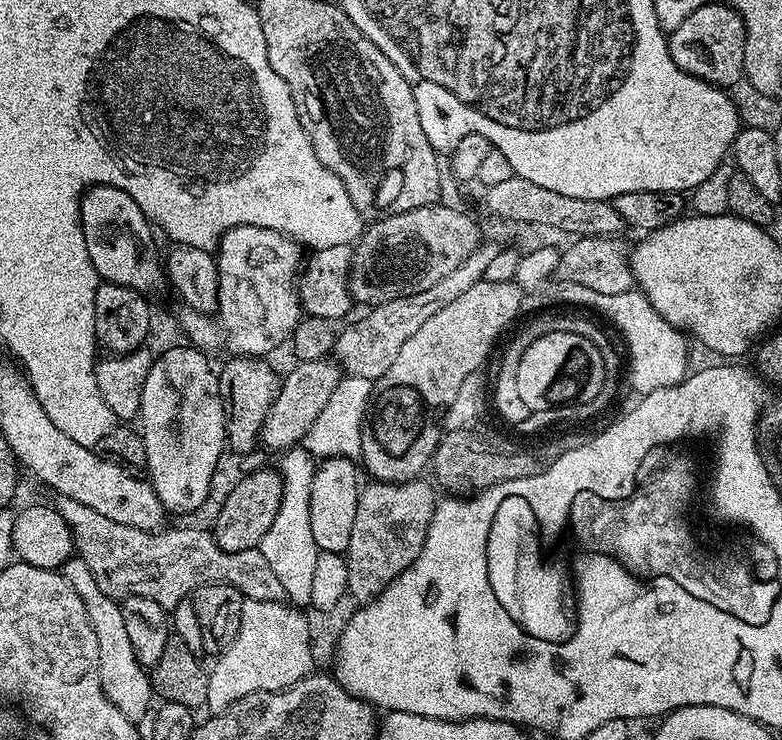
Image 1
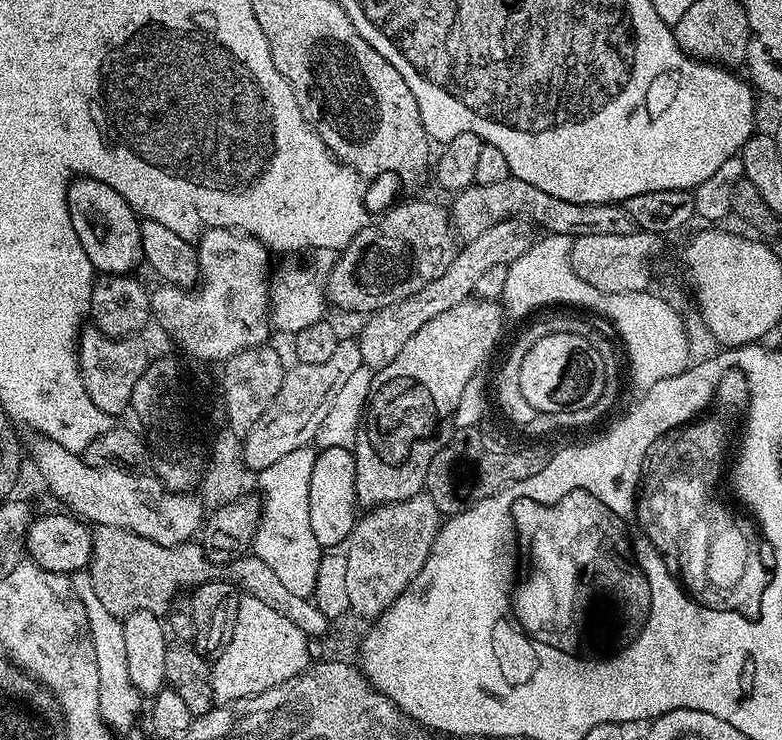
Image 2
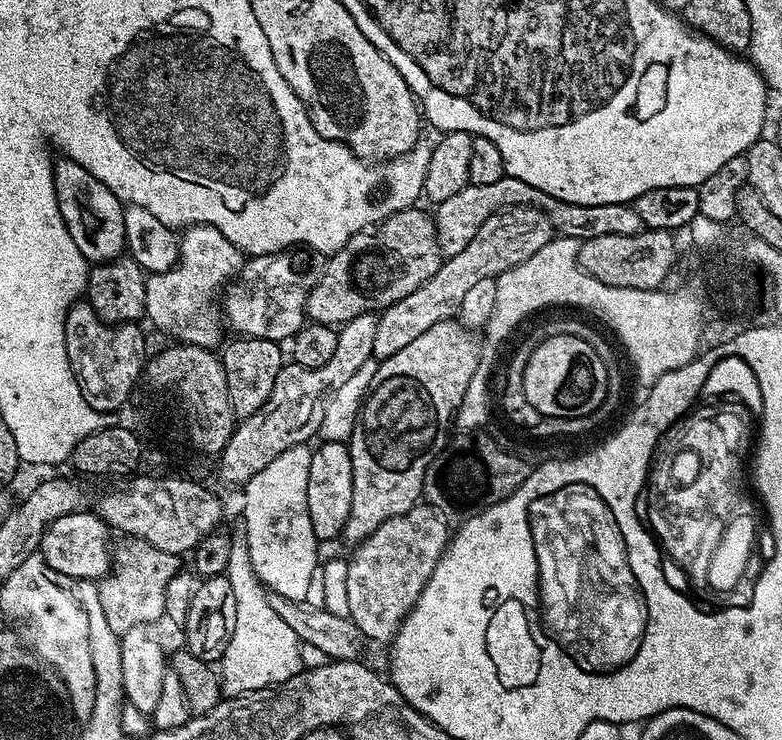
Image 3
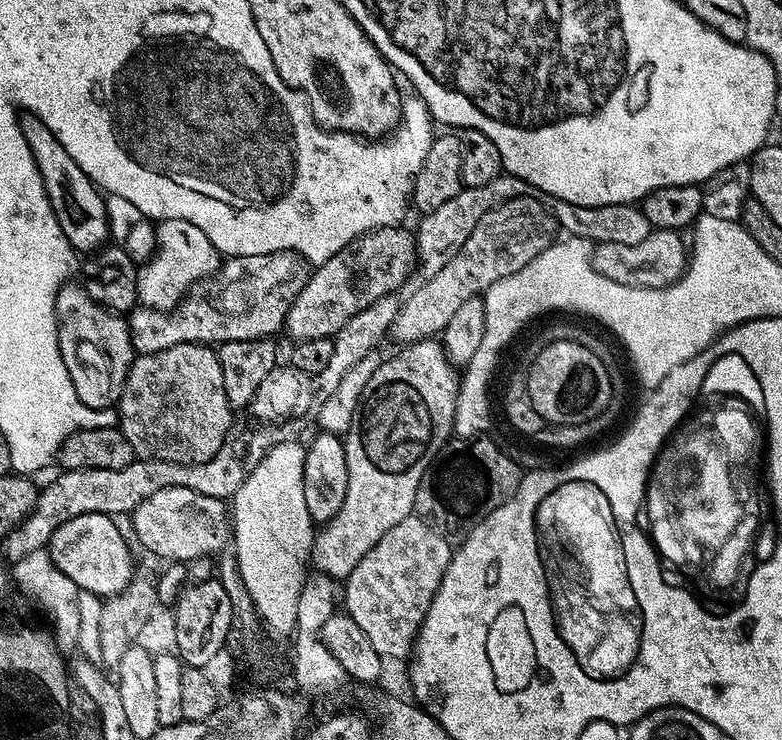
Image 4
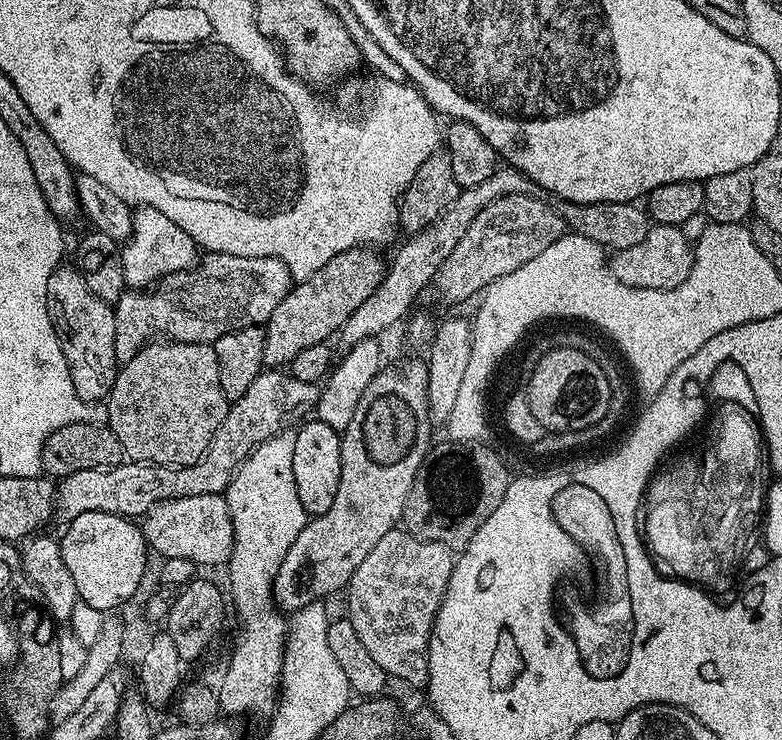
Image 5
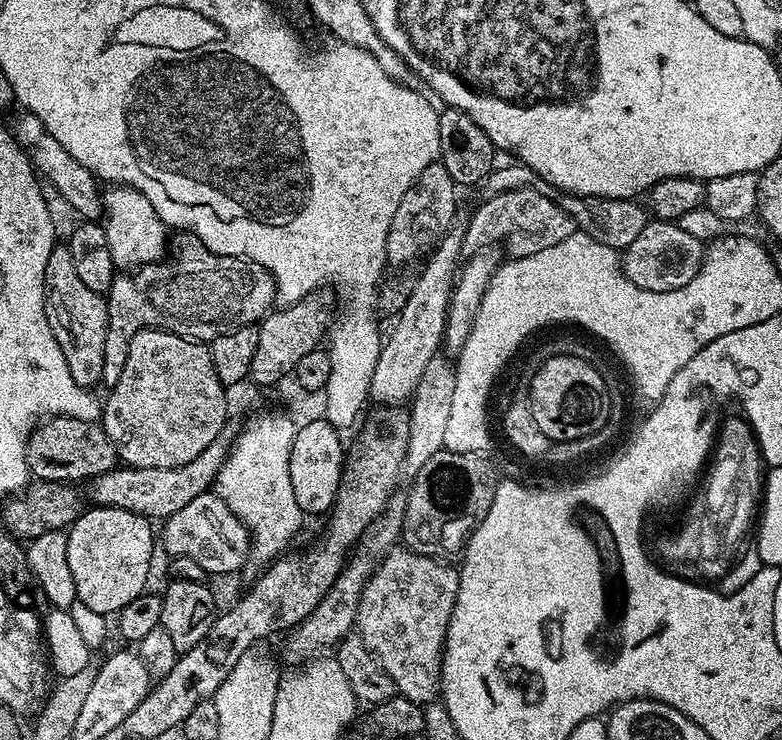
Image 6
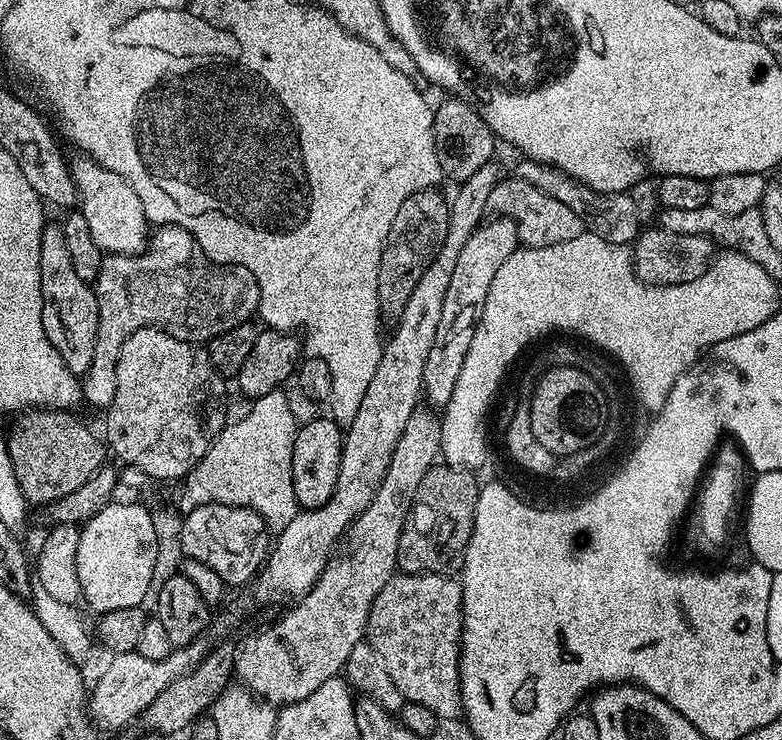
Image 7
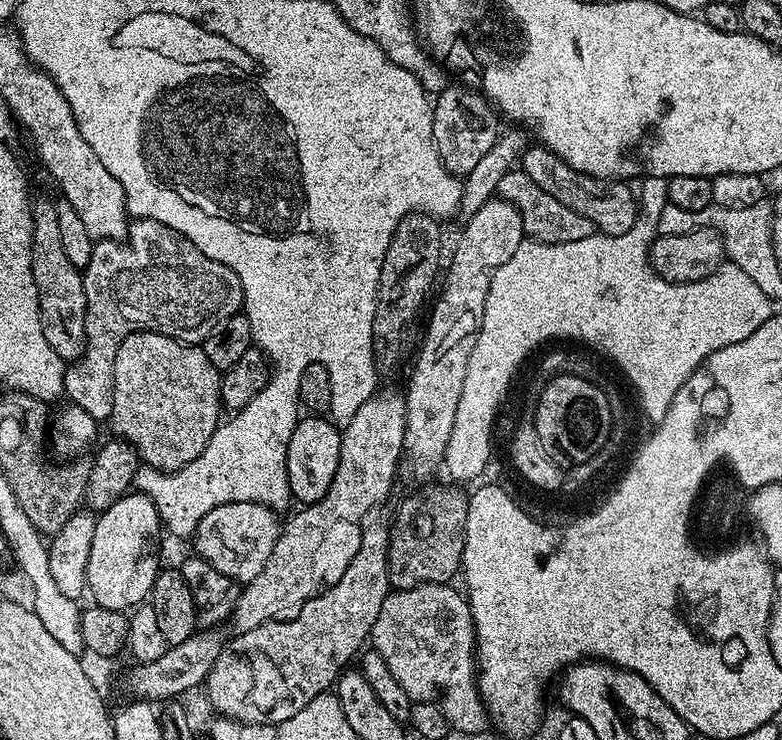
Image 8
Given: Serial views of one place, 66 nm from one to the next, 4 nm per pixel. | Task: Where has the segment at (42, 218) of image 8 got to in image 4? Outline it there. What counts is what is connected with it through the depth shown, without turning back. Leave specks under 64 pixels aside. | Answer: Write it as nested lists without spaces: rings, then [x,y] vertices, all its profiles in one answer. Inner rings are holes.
[[[69,282],[58,290],[56,333],[62,362],[66,362],[70,382],[74,382],[74,390],[81,402],[94,410],[115,409],[134,359],[127,319],[94,302],[79,283]]]

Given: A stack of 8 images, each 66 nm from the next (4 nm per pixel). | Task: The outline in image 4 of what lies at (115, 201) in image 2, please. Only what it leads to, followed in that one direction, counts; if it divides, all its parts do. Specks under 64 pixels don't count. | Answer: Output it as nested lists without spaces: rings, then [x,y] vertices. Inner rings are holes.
[[[21,115],[20,129],[22,138],[26,138],[25,145],[30,146],[30,154],[38,166],[38,174],[42,174],[42,186],[46,186],[46,198],[50,198],[50,206],[58,218],[58,226],[62,226],[62,234],[66,234],[77,253],[95,253],[110,236],[101,189],[96,187],[82,166],[78,166],[78,162],[66,154],[66,146],[54,138],[52,131],[37,116]]]

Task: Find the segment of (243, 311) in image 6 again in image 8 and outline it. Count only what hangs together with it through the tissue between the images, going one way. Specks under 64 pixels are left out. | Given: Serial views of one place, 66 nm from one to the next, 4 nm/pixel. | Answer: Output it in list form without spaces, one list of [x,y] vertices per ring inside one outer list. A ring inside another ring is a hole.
[[[133,219],[128,225],[128,234],[125,239],[95,241],[92,245],[90,262],[82,269],[82,275],[84,277],[84,293],[86,294],[86,346],[84,347],[84,352],[77,360],[71,361],[65,367],[64,396],[71,403],[82,406],[82,410],[86,410],[86,414],[90,414],[90,418],[94,418],[97,422],[107,421],[112,415],[112,402],[111,399],[106,398],[106,394],[112,391],[114,358],[118,354],[118,346],[122,346],[122,342],[130,334],[135,332],[161,332],[164,336],[181,340],[184,344],[199,345],[216,327],[230,319],[230,317],[237,315],[244,307],[244,291],[242,290],[242,282],[238,278],[238,274],[234,274],[234,270],[230,270],[230,266],[222,266],[218,262],[206,258],[206,254],[202,254],[202,250],[198,250],[198,246],[190,243],[181,232],[170,230],[170,226],[166,226],[157,220]]]

